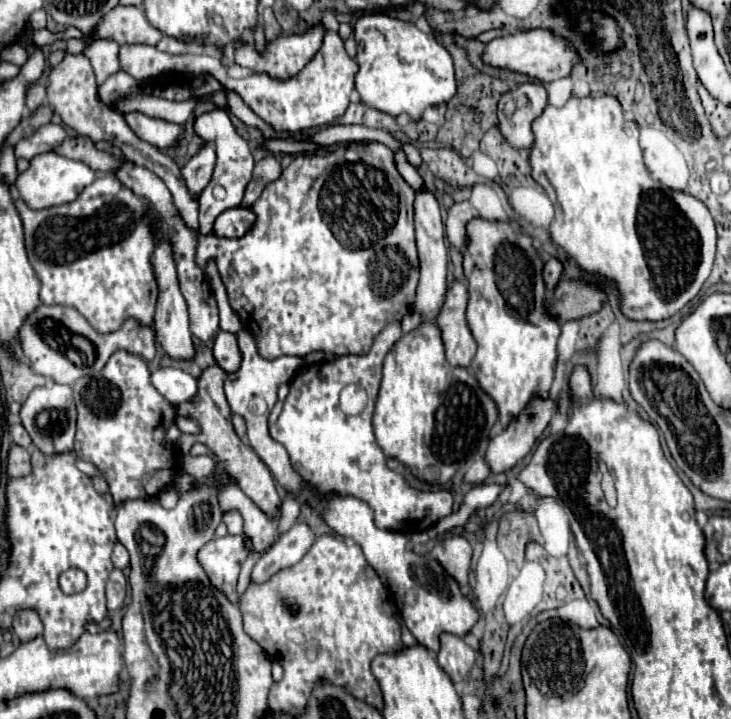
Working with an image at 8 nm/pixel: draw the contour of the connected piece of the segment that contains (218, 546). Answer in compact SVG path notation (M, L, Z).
M227 534L225 538L213 538L197 554L211 584L217 590L221 590L233 604L239 604L237 594L237 578L241 570L239 562L243 562L247 554L249 546L245 536L231 536L231 534Z

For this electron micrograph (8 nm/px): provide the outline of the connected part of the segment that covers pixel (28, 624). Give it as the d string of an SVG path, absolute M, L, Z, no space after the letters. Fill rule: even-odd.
M25 608L21 612L17 612L15 620L13 620L13 632L17 634L17 638L21 642L27 642L39 634L43 634L43 624L41 618L37 616L37 612L33 612L31 608Z

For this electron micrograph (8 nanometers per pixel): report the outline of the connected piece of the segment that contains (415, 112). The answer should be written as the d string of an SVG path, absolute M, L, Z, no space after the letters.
M363 14L355 22L355 40L355 60L359 64L355 88L367 106L391 116L407 112L413 120L419 120L427 106L449 102L455 96L455 70L451 54L441 42L421 32L415 24L387 14Z

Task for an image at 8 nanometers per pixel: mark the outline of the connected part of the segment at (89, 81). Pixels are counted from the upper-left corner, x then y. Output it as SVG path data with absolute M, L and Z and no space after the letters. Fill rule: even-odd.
M65 54L65 58L61 60L61 64L57 64L55 68L51 68L49 72L49 86L47 86L47 100L49 104L55 108L55 112L63 118L63 122L73 128L77 134L81 136L89 136L93 142L97 140L107 140L111 144L115 144L123 156L127 160L131 160L137 166L149 168L151 172L155 172L165 186L171 190L173 194L173 202L177 206L177 210L181 212L181 218L185 220L187 228L193 228L193 232L199 232L199 220L197 220L197 208L199 202L187 192L183 178L179 174L179 166L175 164L173 158L169 158L167 154L163 154L159 148L153 148L151 144L147 144L145 140L141 140L127 124L121 112L117 112L113 106L105 104L99 94L97 94L97 80L95 80L95 72L91 62L85 56L71 56Z

